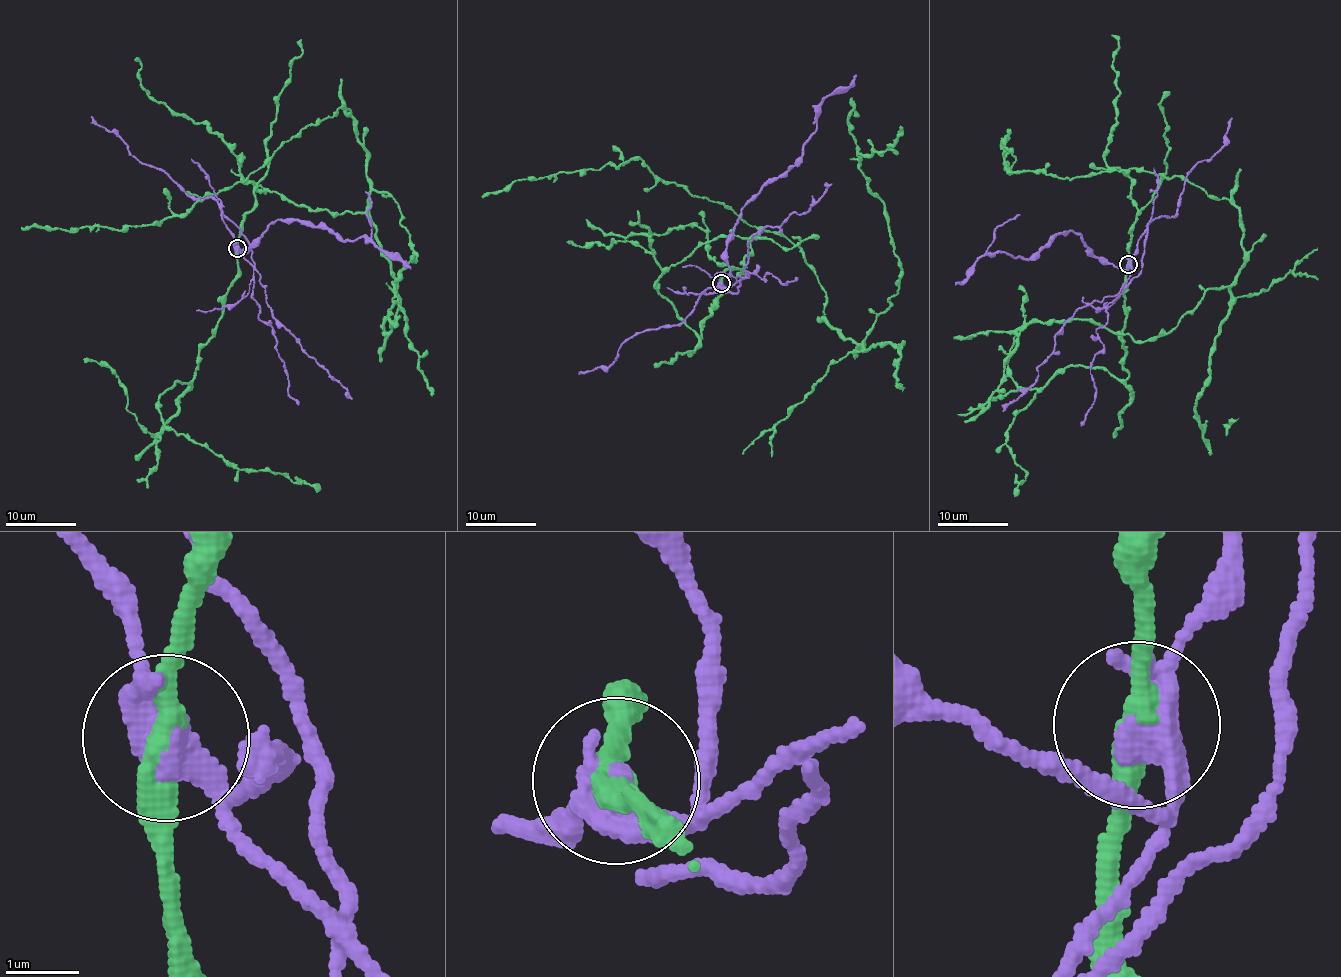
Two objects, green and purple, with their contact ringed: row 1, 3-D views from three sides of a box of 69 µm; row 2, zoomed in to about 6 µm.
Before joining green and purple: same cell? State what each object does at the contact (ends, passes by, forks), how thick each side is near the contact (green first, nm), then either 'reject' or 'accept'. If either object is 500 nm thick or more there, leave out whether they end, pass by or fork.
green passes by; purple forks; calibres 320 and 360 nm; reject

